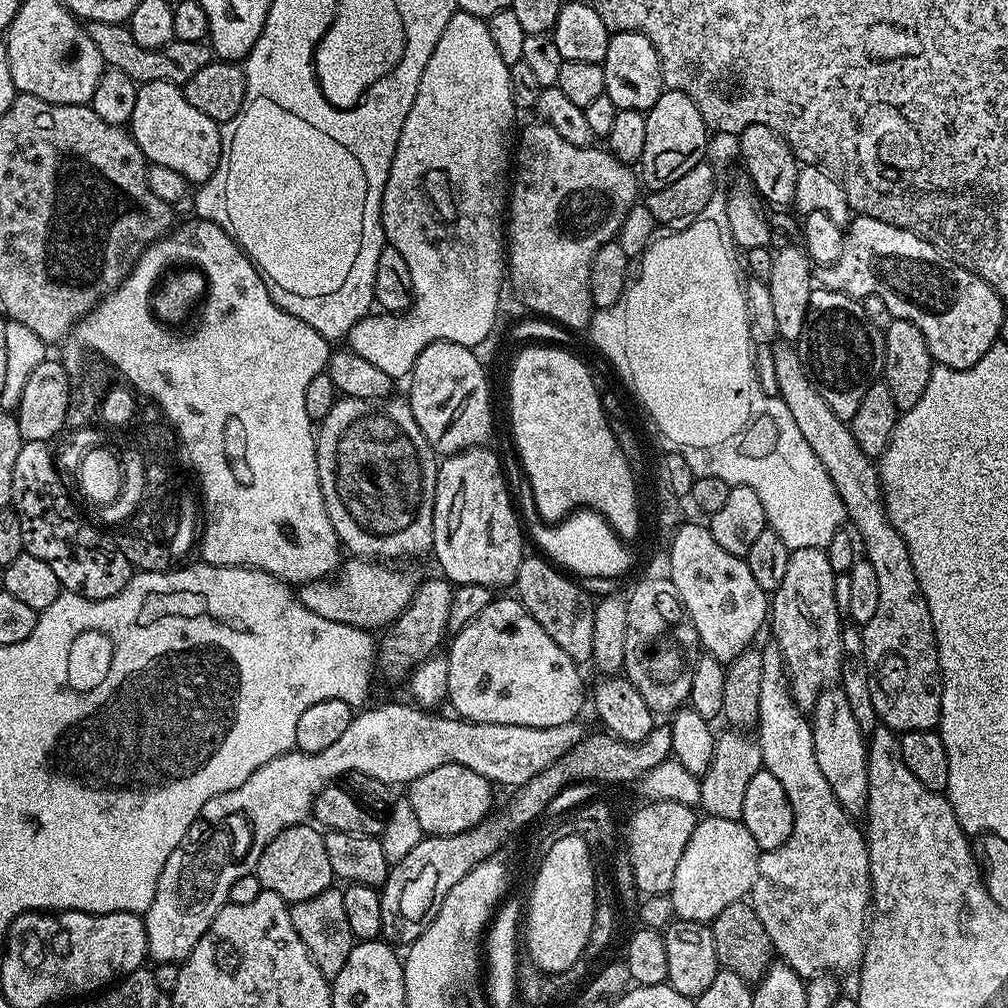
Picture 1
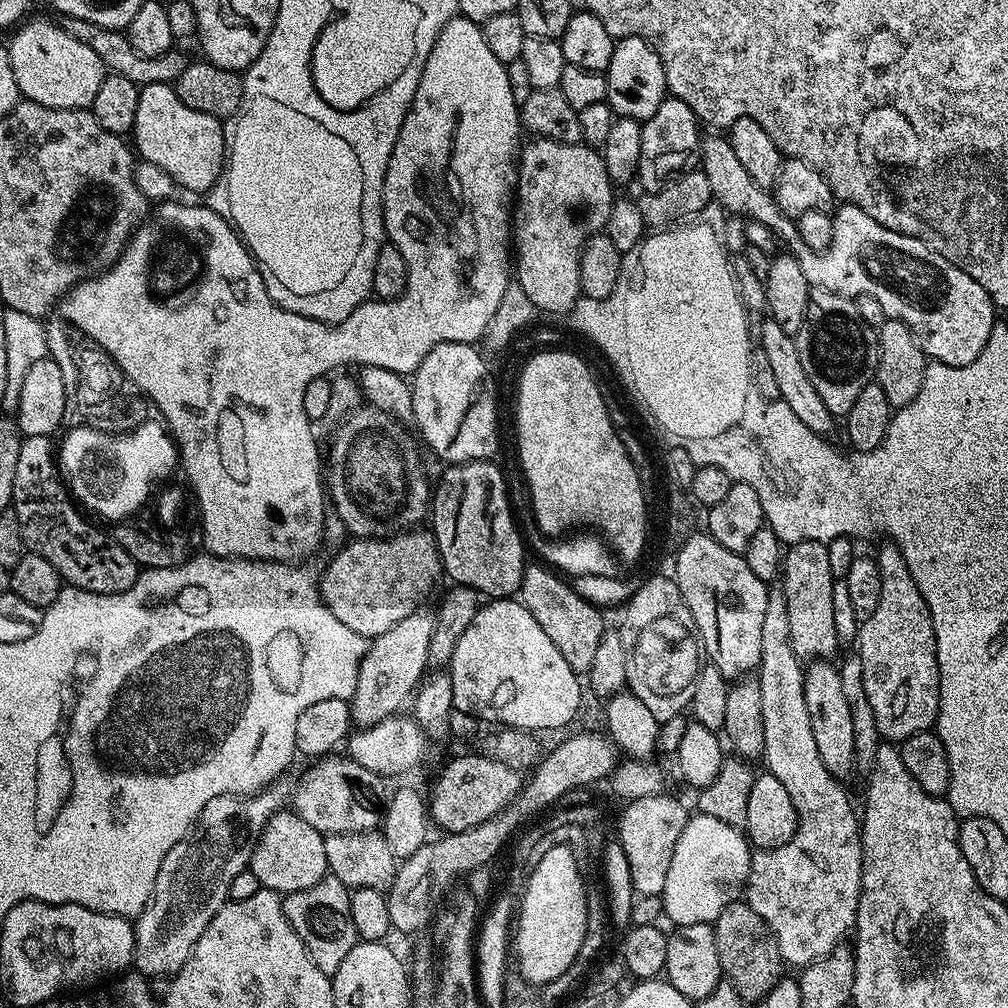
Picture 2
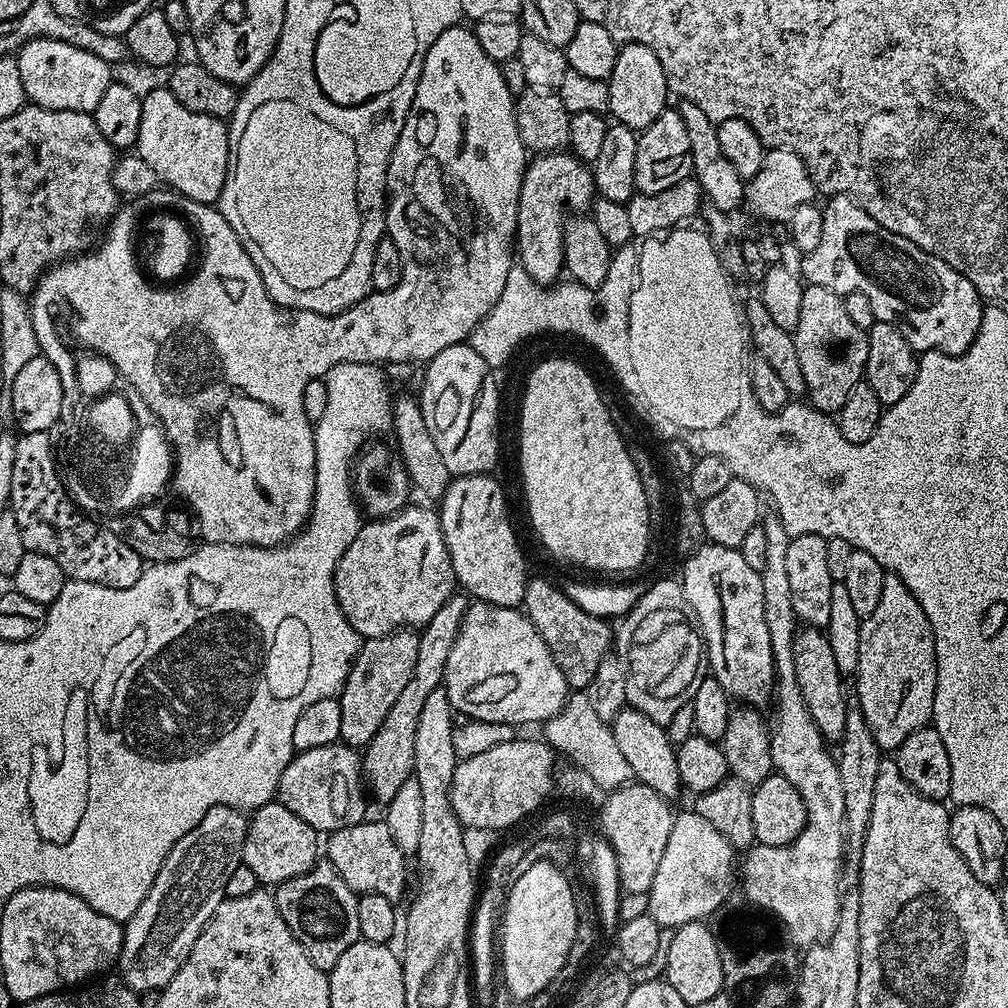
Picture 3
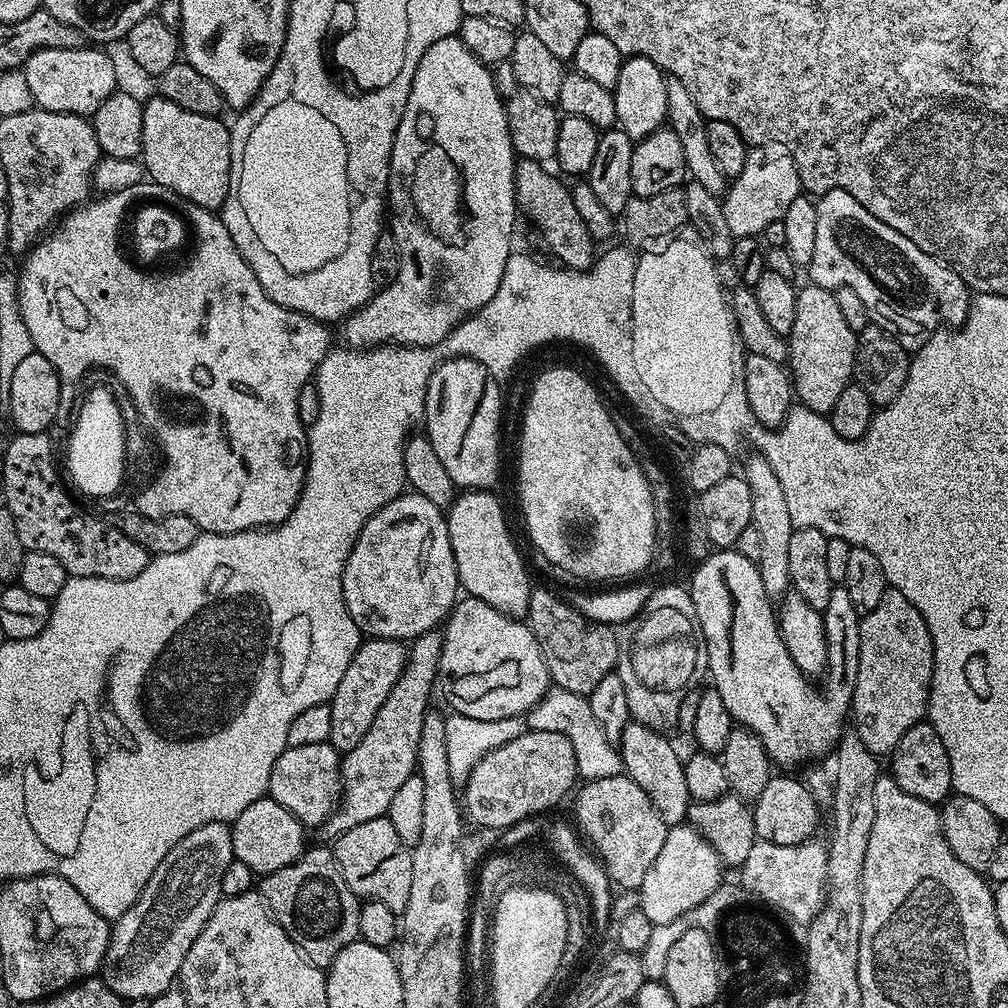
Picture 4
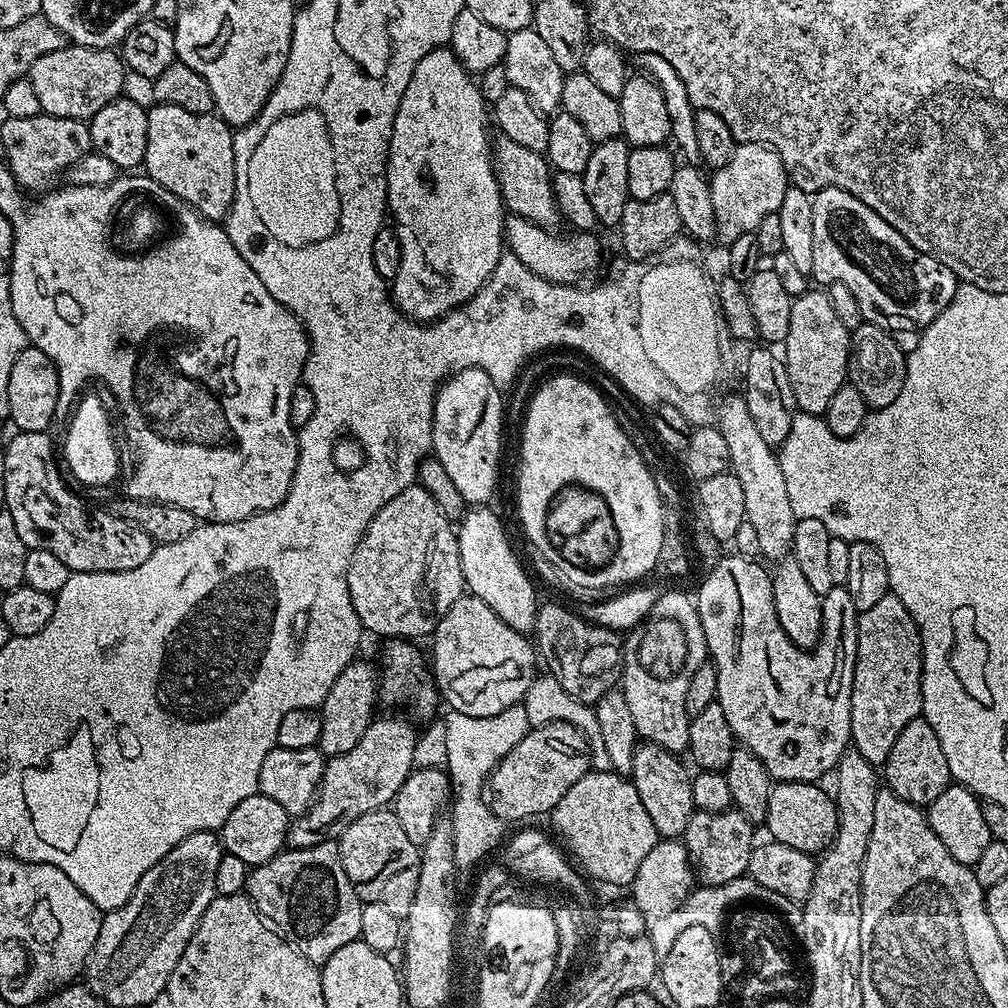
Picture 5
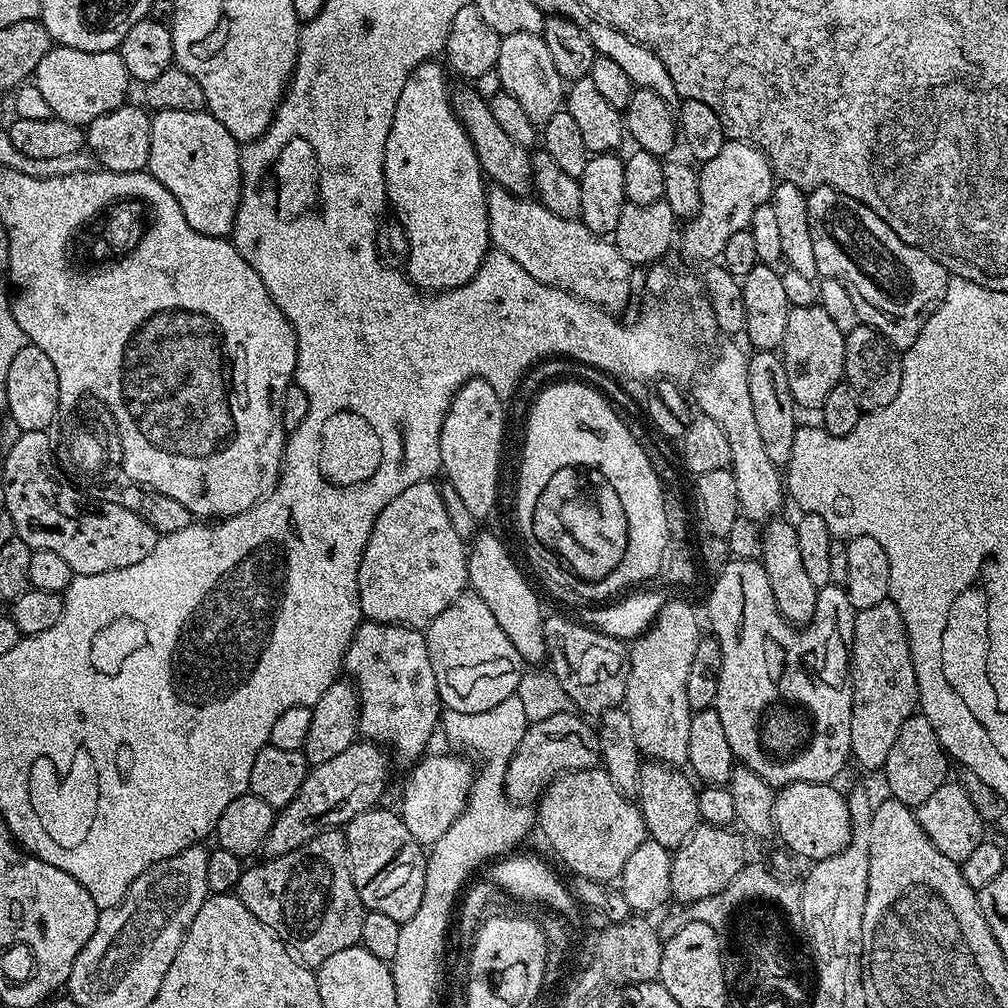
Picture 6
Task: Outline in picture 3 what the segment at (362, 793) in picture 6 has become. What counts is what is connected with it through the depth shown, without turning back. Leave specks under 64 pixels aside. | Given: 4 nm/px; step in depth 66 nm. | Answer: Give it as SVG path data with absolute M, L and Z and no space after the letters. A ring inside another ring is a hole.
M453 594L446 598L446 602L442 602L434 618L430 618L430 622L419 629L418 659L414 661L414 674L410 674L410 682L406 682L398 702L390 706L390 714L386 714L386 722L378 730L378 734L374 734L372 741L363 749L364 779L371 795L376 795L381 805L387 806L390 798L398 794L402 782L413 779L414 734L418 734L418 714L422 714L426 698L430 698L434 689L443 685L446 662L450 659L450 650L454 650L454 642L458 642L458 630L462 630L469 603L467 595Z

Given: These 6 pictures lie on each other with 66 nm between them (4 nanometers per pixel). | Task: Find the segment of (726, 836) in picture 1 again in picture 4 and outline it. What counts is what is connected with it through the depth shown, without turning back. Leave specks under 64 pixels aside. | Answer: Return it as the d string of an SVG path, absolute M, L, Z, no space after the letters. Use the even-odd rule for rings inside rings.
M674 824L670 830L668 840L662 842L662 854L654 866L646 870L646 878L642 878L642 888L639 889L642 909L653 925L672 922L674 918L694 910L694 906L706 902L706 898L721 886L721 881L716 880L716 864L721 861L720 855L700 839L691 824Z

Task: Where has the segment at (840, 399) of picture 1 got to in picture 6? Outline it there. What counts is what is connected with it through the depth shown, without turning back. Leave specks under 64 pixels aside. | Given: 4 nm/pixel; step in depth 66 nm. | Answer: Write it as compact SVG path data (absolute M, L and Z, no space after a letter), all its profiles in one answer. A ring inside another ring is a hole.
M819 303L801 308L789 307L786 318L786 334L782 345L782 359L786 366L786 378L790 382L790 394L797 409L818 410L826 402L826 394L844 378L844 359L846 346L845 332L831 320Z

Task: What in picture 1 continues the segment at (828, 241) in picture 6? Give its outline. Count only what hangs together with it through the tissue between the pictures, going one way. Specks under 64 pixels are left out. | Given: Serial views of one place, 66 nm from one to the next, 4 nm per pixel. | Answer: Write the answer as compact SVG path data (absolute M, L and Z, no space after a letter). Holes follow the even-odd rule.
M859 214L853 215L847 225L842 254L838 254L833 264L819 269L818 284L821 288L829 288L847 296L882 298L882 302L890 306L893 318L914 322L914 326L922 330L922 338L926 338L926 346L933 361L947 368L974 366L974 362L978 362L978 358L982 358L982 354L986 354L986 350L990 350L990 346L1000 340L1000 327L1006 318L1005 301L971 268L957 262L915 232Z

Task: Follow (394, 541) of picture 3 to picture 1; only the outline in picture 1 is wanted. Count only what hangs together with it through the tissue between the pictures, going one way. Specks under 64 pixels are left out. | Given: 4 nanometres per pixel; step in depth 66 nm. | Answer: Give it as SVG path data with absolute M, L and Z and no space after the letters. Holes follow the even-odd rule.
M348 558L341 563L334 578L316 580L299 589L298 600L304 603L305 613L321 620L333 620L365 630L383 629L408 609L416 593L418 579L404 566L383 566L359 558Z

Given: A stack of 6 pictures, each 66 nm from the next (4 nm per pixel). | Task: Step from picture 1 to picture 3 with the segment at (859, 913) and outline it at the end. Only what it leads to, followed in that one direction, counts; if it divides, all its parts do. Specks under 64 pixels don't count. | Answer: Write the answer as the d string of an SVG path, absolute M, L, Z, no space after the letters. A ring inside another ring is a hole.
M775 514L765 515L762 526L766 530L766 566L759 572L762 578L762 610L776 667L776 721L772 720L770 724L772 766L786 778L786 782L790 782L790 786L794 786L794 790L798 790L798 794L802 794L806 826L792 844L766 846L755 843L743 853L744 892L750 903L760 907L757 909L778 921L797 949L807 950L813 944L827 940L838 922L842 895L840 869L844 866L846 843L846 801L842 795L842 774L838 774L836 756L824 749L826 741L818 726L814 726L814 718L810 718L794 674L794 637L798 621L786 571L786 546L790 538L786 534L786 526L782 526Z

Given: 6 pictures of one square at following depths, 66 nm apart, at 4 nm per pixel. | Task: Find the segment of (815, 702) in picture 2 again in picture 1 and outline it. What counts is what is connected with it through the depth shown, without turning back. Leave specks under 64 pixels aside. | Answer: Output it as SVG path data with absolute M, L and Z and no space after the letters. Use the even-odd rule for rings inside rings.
M829 686L820 693L815 706L810 710L812 737L814 738L814 758L818 758L818 767L826 782L830 782L830 790L834 790L834 798L849 814L863 813L868 806L868 746L866 734L858 730L858 721L854 719L854 710L850 710L850 702L846 702L846 694L838 686Z

